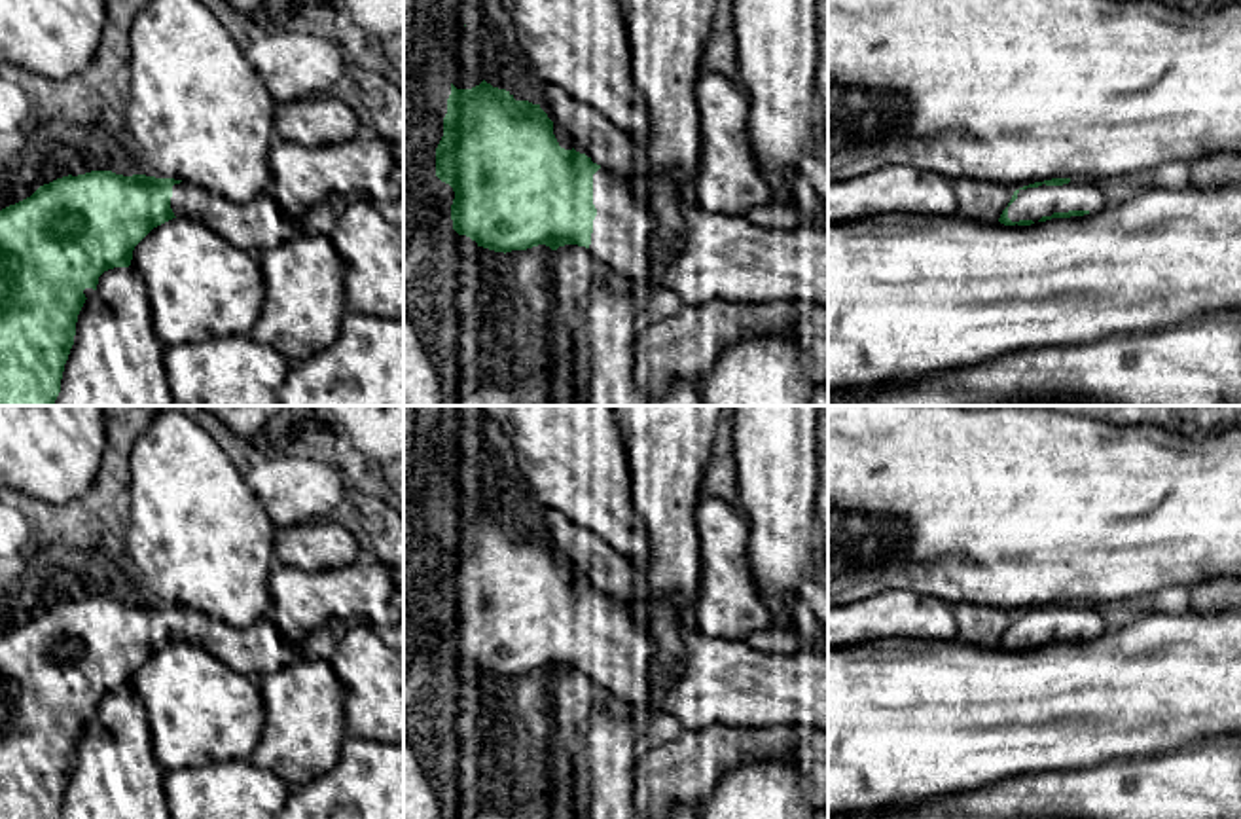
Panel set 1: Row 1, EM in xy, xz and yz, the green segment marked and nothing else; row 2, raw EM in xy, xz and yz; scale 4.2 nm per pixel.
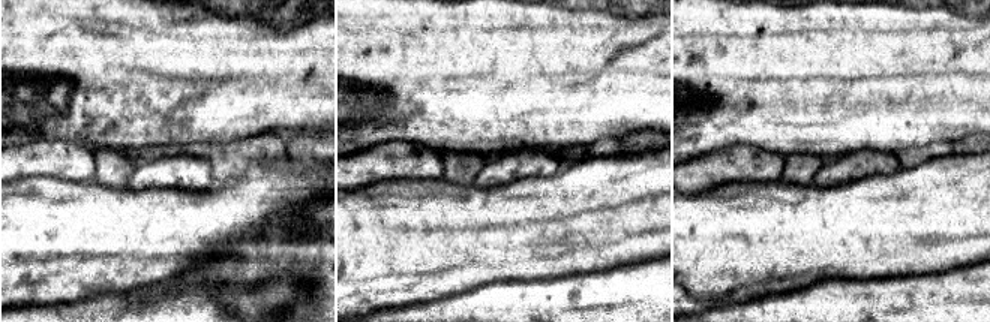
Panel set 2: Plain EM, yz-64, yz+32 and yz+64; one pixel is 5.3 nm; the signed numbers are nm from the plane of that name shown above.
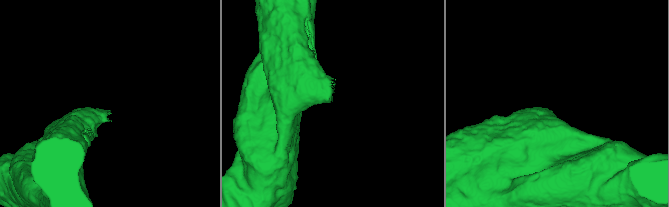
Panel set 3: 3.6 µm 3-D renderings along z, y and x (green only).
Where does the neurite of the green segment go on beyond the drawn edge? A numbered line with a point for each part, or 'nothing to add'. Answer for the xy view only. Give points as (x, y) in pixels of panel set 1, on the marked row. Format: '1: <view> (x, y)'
1: xy (262, 224)

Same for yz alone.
1: yz (1080, 194)

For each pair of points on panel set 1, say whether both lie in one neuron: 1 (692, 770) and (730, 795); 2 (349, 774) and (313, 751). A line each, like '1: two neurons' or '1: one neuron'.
1: two neurons
2: two neurons

